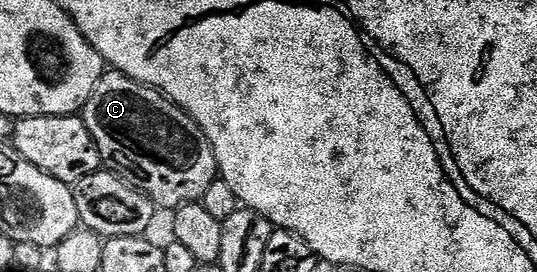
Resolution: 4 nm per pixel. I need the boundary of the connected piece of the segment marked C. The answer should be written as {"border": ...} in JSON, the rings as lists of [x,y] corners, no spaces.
{"border":[[[105,71],[98,86],[94,86],[94,94],[90,94],[84,104],[82,115],[86,130],[90,130],[90,138],[94,138],[94,146],[98,146],[101,165],[150,197],[157,209],[175,210],[183,204],[199,202],[210,182],[218,178],[214,150],[203,130],[174,101],[167,100],[155,88],[148,88],[137,80],[123,76],[121,72]]]}

